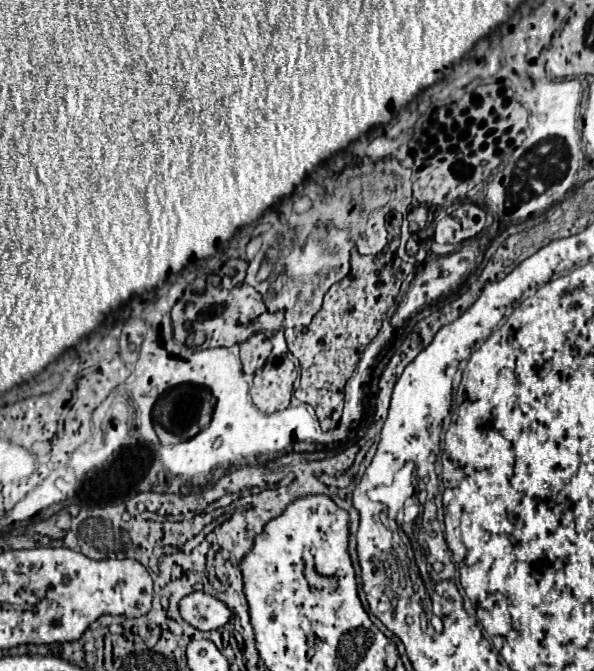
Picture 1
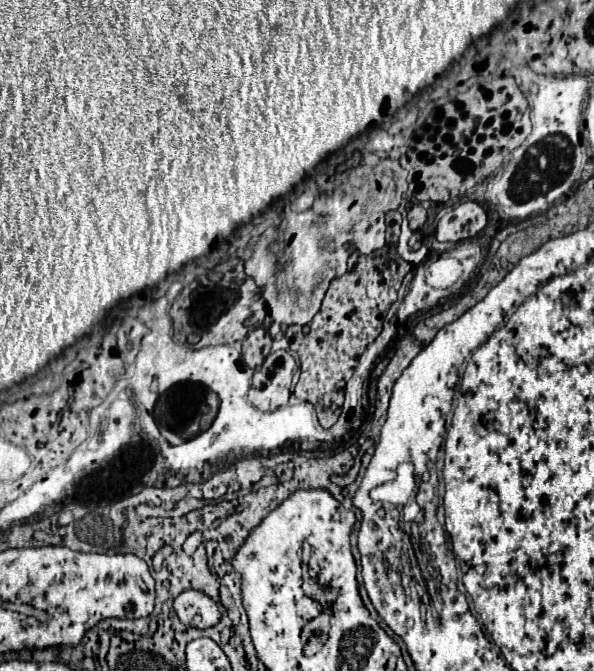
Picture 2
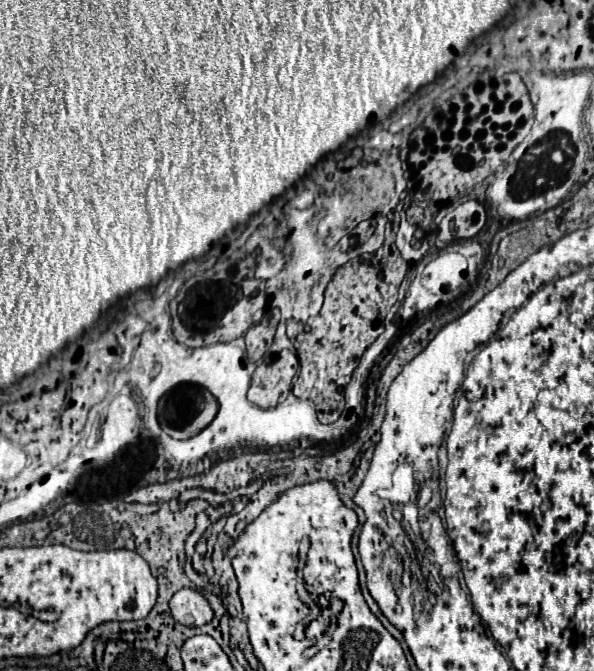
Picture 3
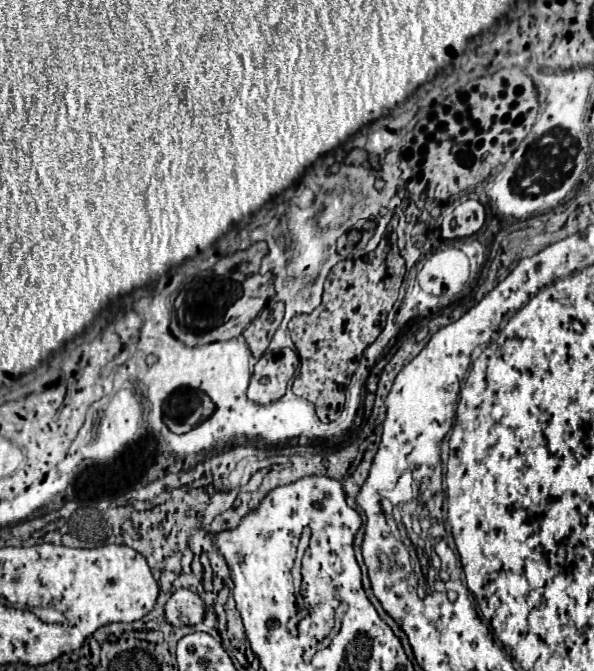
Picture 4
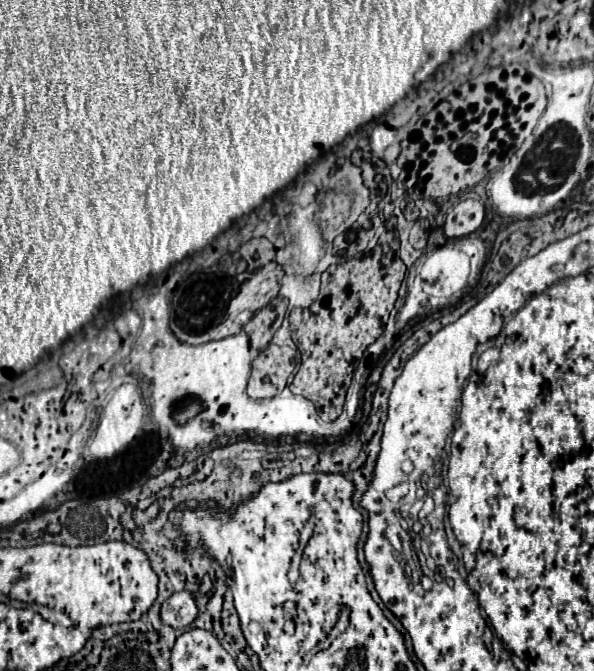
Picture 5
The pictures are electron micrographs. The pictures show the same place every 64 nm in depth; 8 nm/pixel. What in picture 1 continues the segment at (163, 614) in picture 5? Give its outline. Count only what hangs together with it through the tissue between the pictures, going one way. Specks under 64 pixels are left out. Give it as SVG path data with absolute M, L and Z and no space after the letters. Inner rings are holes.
M192 592L180 600L180 616L198 630L216 630L224 626L232 612L226 604L204 592Z

